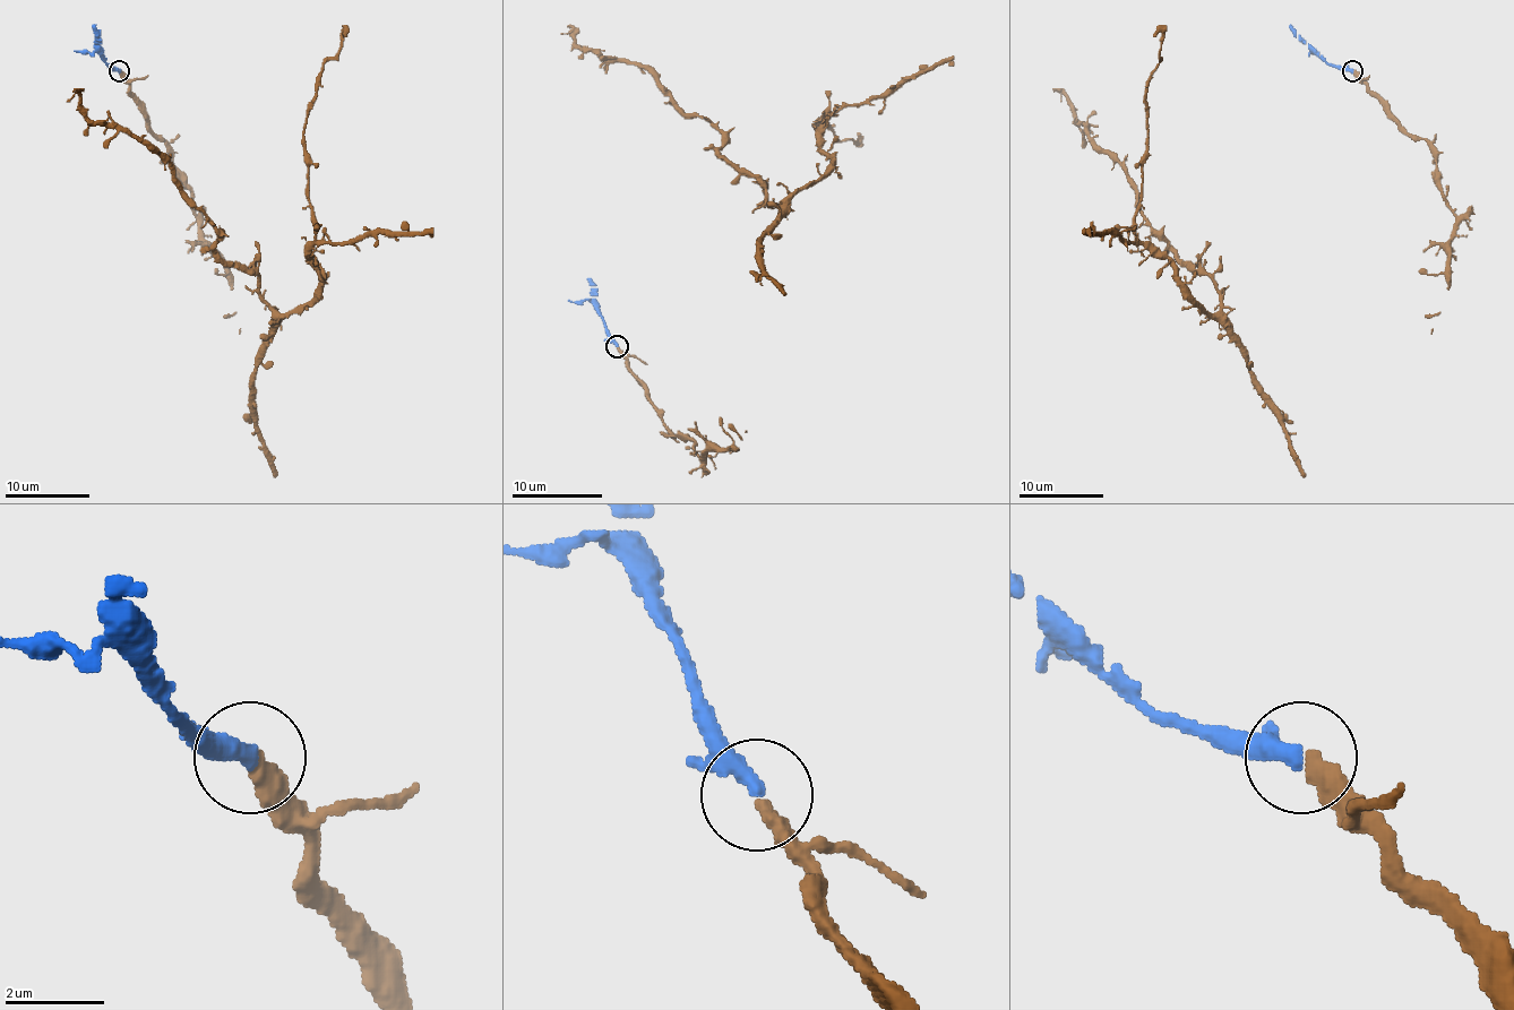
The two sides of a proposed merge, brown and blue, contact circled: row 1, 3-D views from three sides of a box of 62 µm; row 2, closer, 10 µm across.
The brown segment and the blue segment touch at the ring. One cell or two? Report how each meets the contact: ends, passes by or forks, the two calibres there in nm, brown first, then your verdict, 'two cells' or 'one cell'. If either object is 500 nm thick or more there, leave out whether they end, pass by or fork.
brown ends; blue ends; calibres 400 and 400 nm; one cell

